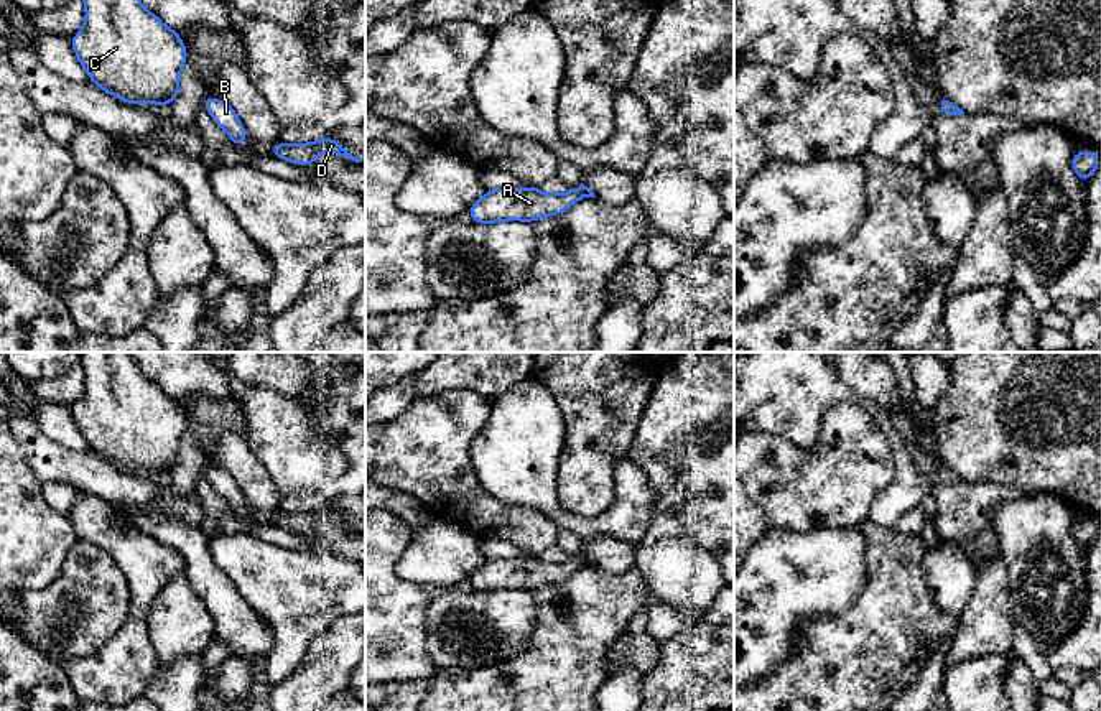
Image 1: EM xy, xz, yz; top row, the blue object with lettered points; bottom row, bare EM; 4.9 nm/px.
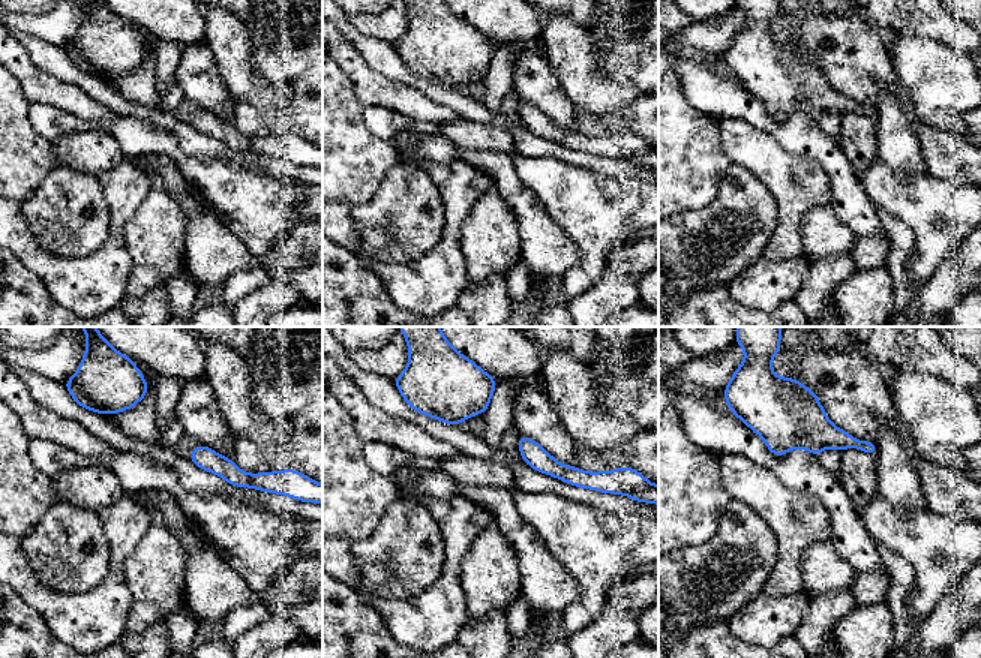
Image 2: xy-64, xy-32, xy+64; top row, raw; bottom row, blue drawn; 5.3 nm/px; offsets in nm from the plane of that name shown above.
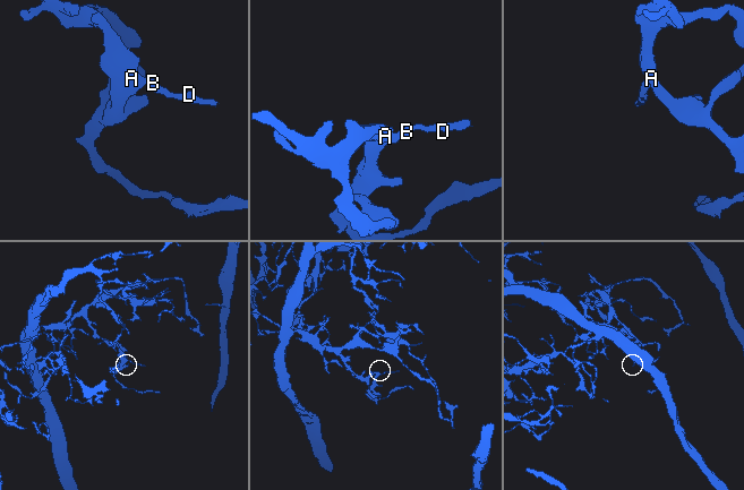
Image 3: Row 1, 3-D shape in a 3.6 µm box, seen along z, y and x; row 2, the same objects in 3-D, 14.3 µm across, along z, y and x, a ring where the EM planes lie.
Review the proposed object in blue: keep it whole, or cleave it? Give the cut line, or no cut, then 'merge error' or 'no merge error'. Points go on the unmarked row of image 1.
no cut | no merge error

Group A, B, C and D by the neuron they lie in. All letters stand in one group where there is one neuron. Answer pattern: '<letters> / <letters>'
A B C D

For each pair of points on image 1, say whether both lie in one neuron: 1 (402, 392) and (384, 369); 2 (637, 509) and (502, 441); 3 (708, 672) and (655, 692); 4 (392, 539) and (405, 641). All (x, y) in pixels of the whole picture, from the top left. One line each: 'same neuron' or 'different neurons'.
1: different neurons
2: same neuron
3: same neuron
4: same neuron

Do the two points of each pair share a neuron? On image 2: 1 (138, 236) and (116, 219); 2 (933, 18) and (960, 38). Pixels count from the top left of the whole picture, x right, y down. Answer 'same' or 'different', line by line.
1: different
2: same

